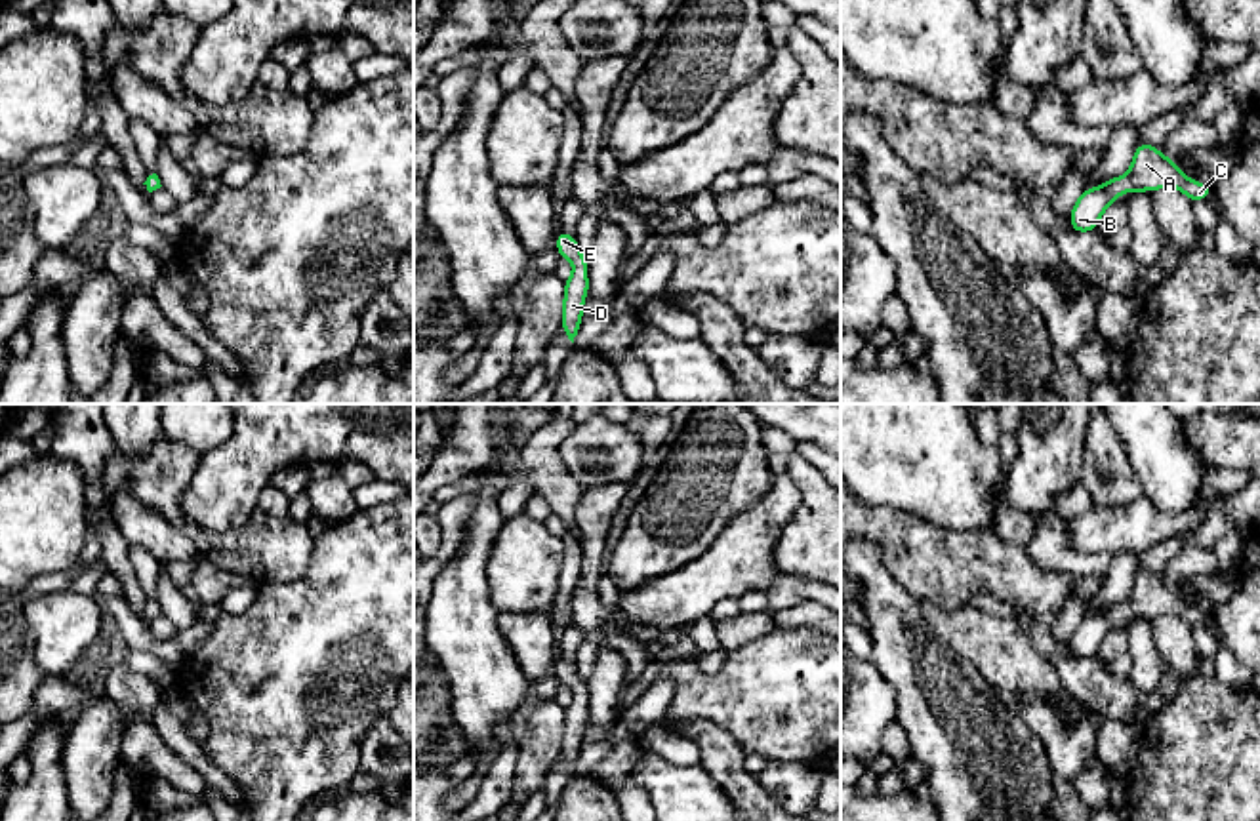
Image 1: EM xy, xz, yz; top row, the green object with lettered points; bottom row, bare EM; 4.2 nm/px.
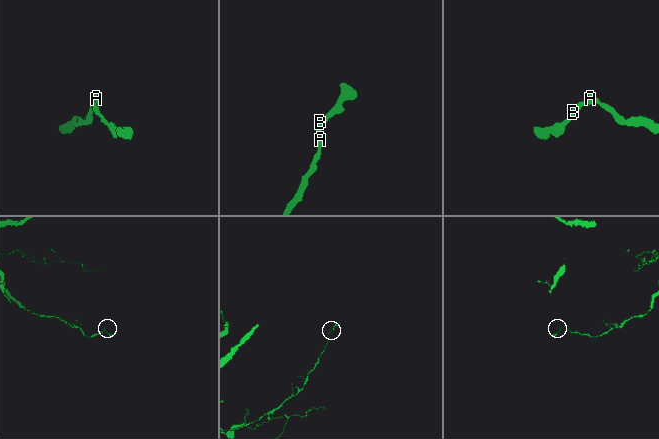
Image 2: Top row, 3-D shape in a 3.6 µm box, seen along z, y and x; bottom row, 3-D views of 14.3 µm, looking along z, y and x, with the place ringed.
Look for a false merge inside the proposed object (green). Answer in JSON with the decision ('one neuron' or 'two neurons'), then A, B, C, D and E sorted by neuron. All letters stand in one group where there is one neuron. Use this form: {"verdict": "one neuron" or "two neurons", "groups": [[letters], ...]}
{"verdict": "one neuron", "groups": [["A", "B", "C", "D", "E"]]}

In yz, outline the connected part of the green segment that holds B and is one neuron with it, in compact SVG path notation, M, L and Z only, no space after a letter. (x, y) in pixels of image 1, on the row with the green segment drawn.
M1138 143L1125 177L1111 177L1104 187L1090 187L1077 198L1069 213L1071 230L1094 230L1106 208L1123 192L1153 192L1163 187L1180 189L1191 202L1214 194L1214 185L1201 185L1186 177L1178 164L1170 162L1161 150L1148 143Z

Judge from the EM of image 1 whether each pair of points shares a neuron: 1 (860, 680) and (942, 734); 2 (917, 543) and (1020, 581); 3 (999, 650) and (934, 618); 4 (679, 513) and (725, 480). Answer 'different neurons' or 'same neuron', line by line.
1: different neurons
2: same neuron
3: same neuron
4: same neuron

